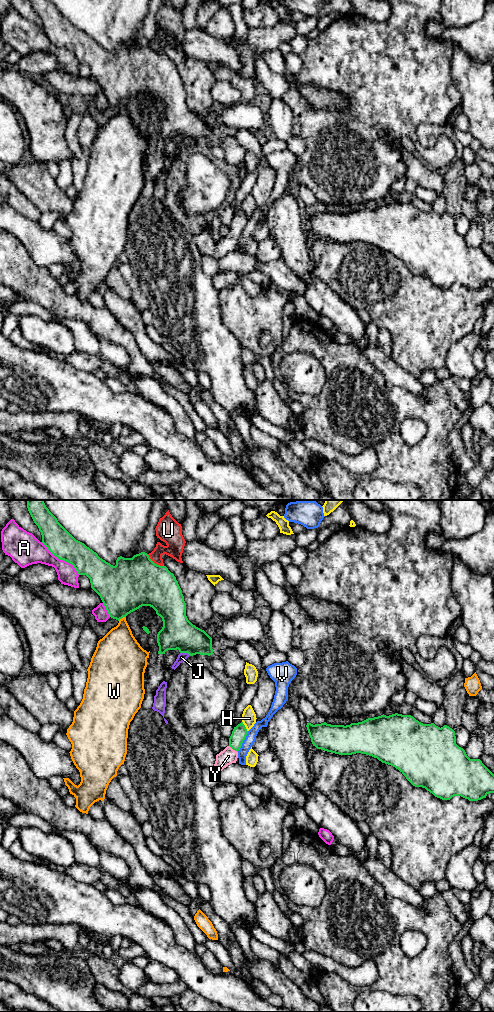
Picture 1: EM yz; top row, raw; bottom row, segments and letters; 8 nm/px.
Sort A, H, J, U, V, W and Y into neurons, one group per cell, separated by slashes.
A / H / J / U / V / W / Y

